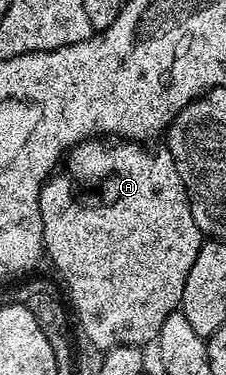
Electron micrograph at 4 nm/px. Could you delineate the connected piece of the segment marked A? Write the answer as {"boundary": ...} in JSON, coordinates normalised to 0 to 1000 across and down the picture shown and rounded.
{"boundary":[[[389,376],[376,381],[350,381],[345,389],[327,392],[327,397],[292,416],[288,443],[274,448],[274,456],[283,453],[279,467],[261,467],[265,461],[230,464],[226,475],[190,491],[190,504],[173,517],[173,555],[181,557],[181,579],[190,581],[190,653],[199,661],[204,688],[212,693],[226,688],[230,707],[261,720],[265,739],[296,752],[301,779],[292,776],[292,784],[305,789],[305,808],[323,821],[327,848],[341,853],[341,861],[341,848],[350,848],[350,861],[367,869],[354,872],[358,888],[376,899],[394,899],[394,909],[412,909],[412,920],[429,920],[438,933],[460,941],[487,936],[496,925],[535,925],[549,920],[637,920],[633,915],[659,912],[664,904],[668,912],[699,907],[704,880],[726,864],[730,851],[748,845],[752,837],[770,835],[770,829],[796,827],[810,803],[810,784],[819,781],[819,749],[836,739],[836,717],[854,717],[854,696],[872,696],[872,675],[907,643],[907,629],[898,619],[881,613],[872,589],[854,589],[854,568],[845,565],[845,549],[836,547],[827,507],[801,483],[801,472],[783,461],[783,440],[774,437],[774,427],[757,421],[757,405],[735,397],[708,397],[708,403],[646,403],[633,392],[646,389],[615,376]]]}

